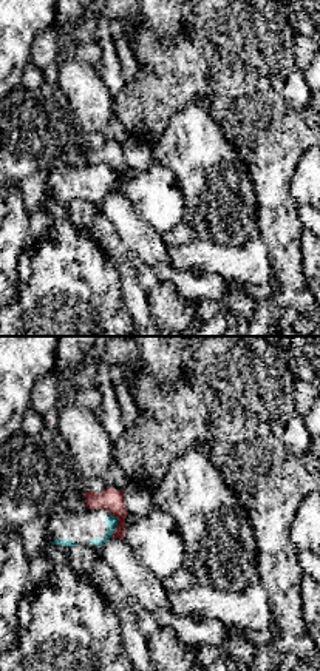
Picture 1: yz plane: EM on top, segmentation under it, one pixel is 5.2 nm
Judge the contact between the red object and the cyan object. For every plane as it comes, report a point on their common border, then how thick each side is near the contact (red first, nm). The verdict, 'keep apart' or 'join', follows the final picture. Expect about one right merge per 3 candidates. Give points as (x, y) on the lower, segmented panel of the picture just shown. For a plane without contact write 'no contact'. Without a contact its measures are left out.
contact (116, 526); calibres 120 and 60 nm

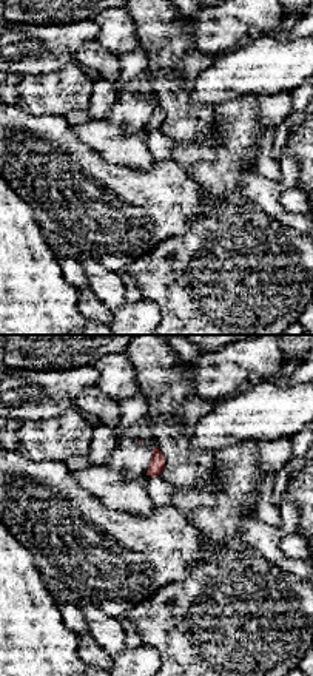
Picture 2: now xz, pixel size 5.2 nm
no contact

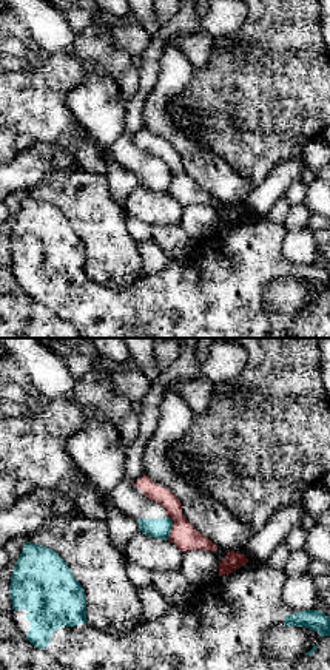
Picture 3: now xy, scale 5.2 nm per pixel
contact (171, 528); calibres 140 and 110 nm

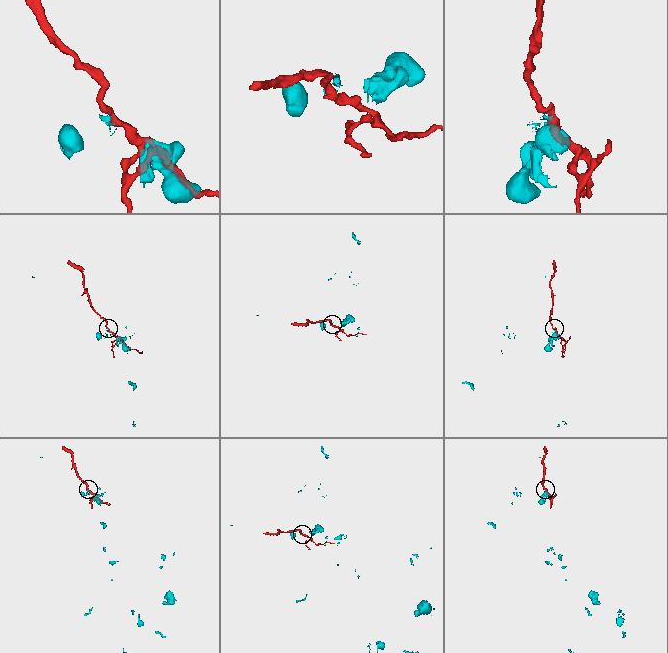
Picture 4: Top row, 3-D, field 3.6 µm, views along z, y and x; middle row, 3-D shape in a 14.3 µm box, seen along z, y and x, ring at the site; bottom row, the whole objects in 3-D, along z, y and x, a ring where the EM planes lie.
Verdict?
keep apart

